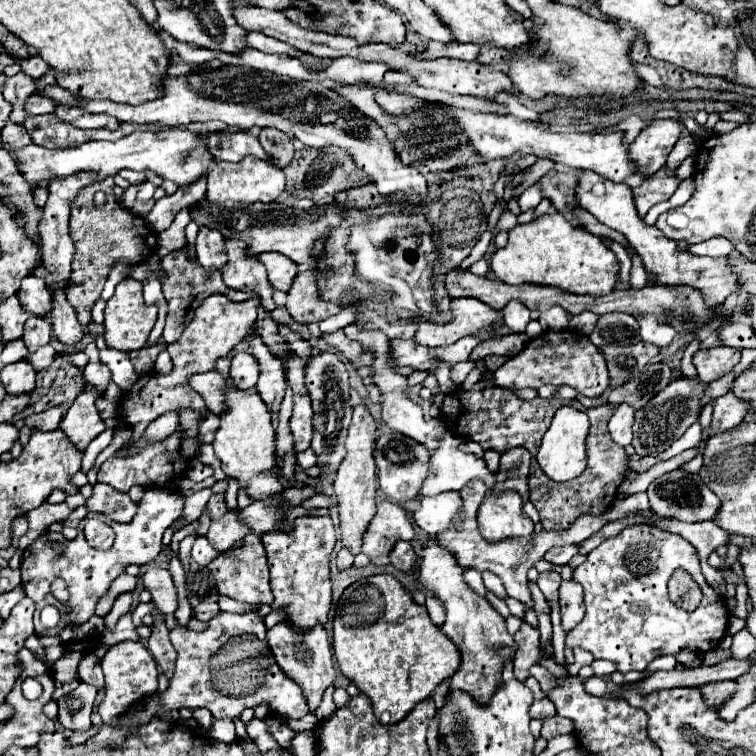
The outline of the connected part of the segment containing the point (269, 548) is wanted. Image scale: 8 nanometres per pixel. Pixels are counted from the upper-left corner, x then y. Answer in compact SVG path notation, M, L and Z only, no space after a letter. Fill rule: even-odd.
M300 517L292 531L270 531L260 535L270 567L270 587L274 593L272 609L286 607L288 619L308 629L316 623L326 623L330 609L330 553L336 545L336 529L330 517Z

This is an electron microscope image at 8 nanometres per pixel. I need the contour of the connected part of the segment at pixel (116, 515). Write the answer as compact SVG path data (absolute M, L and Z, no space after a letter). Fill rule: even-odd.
M96 483L92 499L86 501L86 507L88 507L88 511L106 513L108 517L112 517L118 523L128 523L136 515L138 503L132 501L128 493L116 491L114 487L110 487L106 483Z

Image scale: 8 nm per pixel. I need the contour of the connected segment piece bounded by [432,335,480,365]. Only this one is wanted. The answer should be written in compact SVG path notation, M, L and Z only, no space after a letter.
M466 335L464 339L458 339L456 343L448 345L448 347L436 347L432 351L432 355L436 355L438 359L444 359L446 363L454 365L458 361L468 361L470 359L470 353L472 349L480 343L480 337L478 335Z

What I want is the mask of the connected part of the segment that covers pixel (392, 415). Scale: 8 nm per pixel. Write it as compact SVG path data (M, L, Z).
M358 323L346 325L344 333L346 333L348 339L362 343L364 351L374 353L374 361L372 361L372 365L368 369L370 369L370 375L374 379L374 385L378 387L378 391L382 395L382 421L390 429L394 429L394 431L398 431L398 433L426 445L430 451L434 451L438 447L438 441L440 441L446 425L444 423L426 423L424 415L422 415L422 409L408 397L408 393L406 393L408 379L404 375L396 373L396 363L392 359L392 349L390 349L390 339L380 329L366 329L366 327L360 327Z

